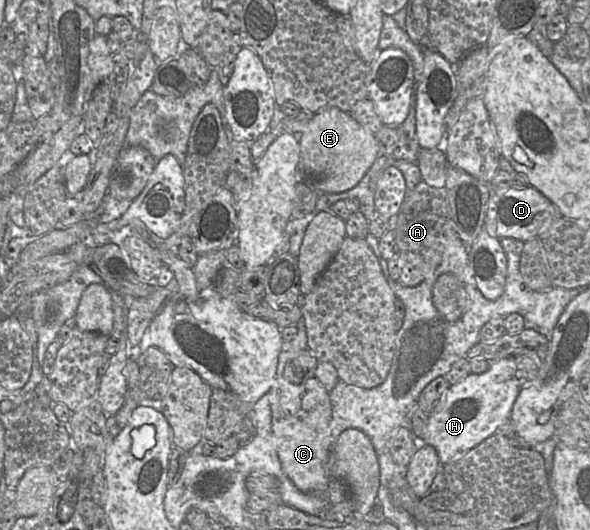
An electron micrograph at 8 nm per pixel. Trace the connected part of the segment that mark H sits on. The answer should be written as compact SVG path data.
M513 357L491 362L490 368L481 374L470 373L460 382L449 387L435 410L429 415L422 439L434 447L442 465L453 462L476 447L510 419L514 402L524 386Z

